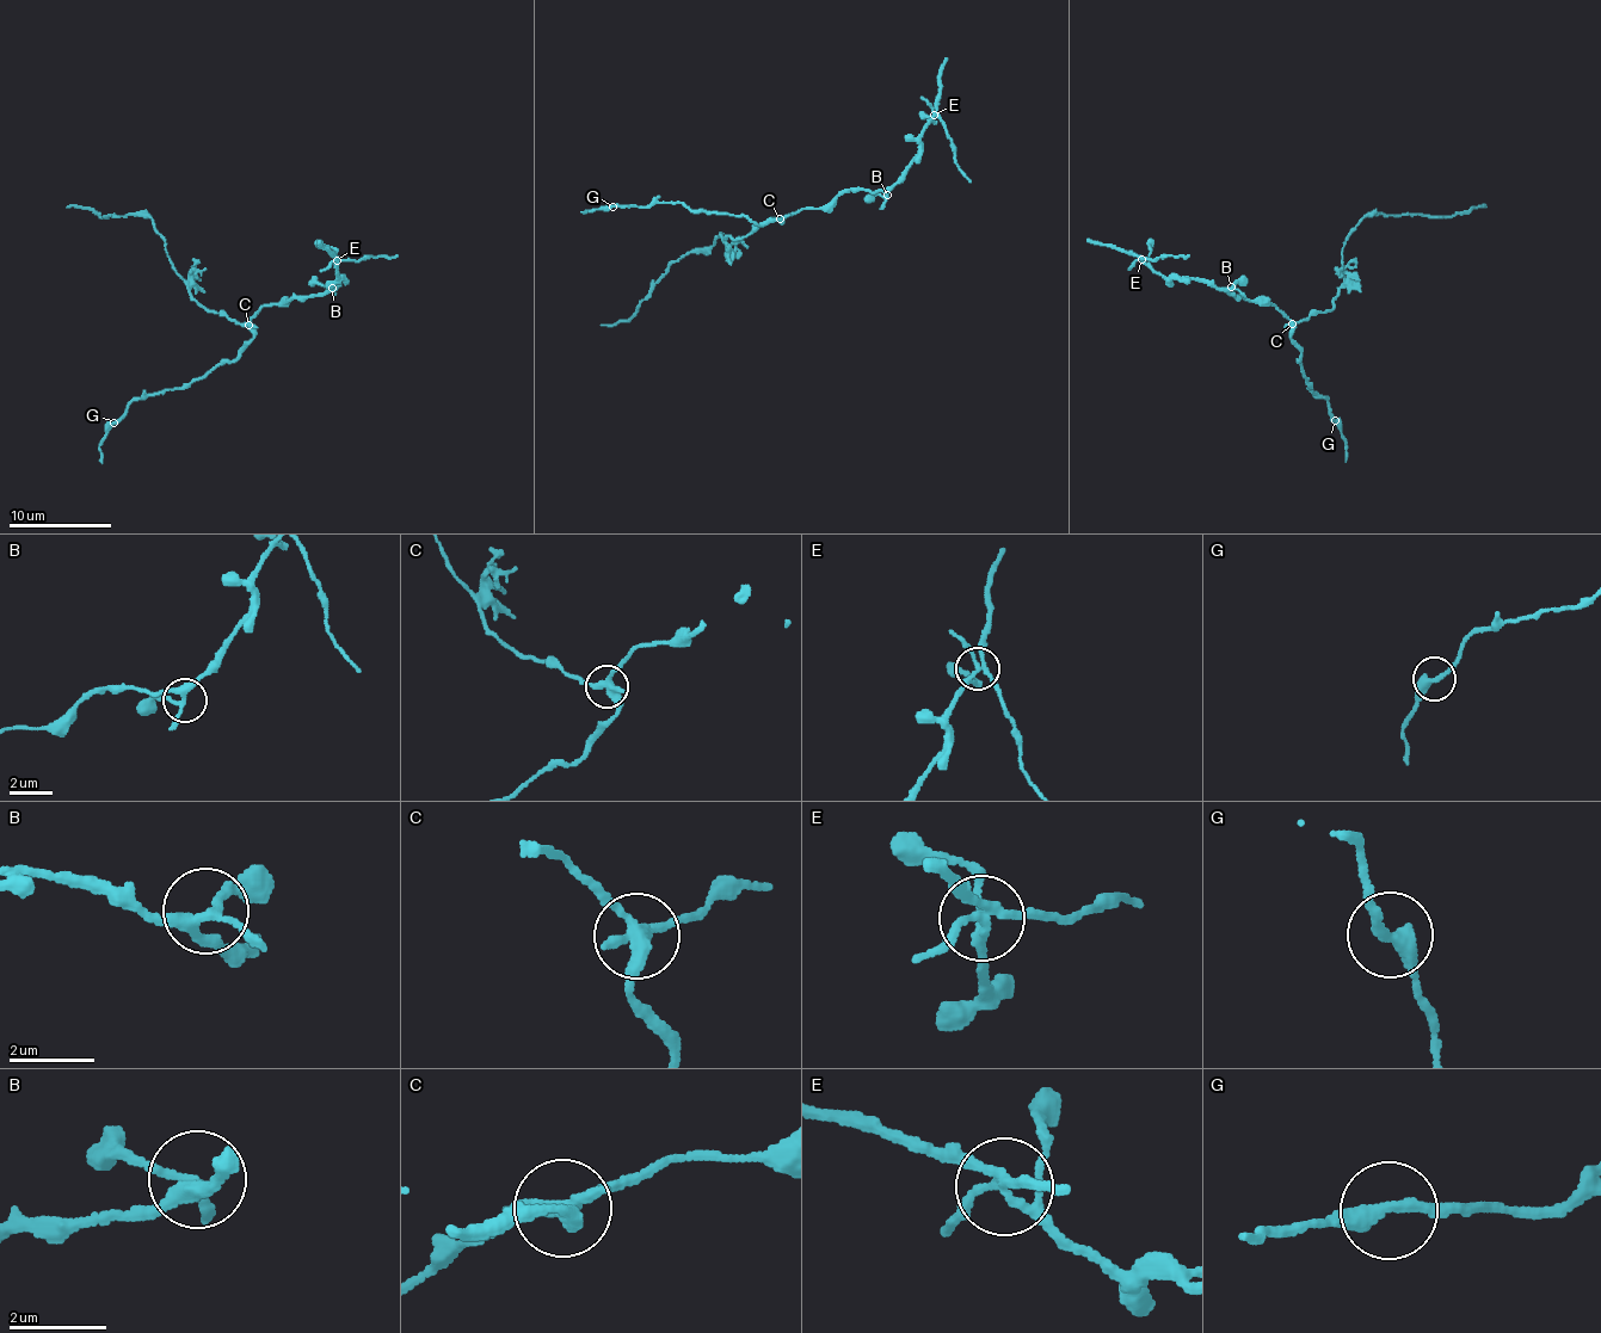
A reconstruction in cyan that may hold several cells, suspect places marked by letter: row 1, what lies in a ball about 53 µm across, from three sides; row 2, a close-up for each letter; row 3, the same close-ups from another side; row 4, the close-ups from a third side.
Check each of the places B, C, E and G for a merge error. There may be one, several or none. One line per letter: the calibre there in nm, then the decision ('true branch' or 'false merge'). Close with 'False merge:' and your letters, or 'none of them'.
B: calibre 240 nm; true branch
C: calibre 300 nm; false merge
E: calibre 190 nm; false merge
G: calibre 320 nm; true branch
False merge: C, E

